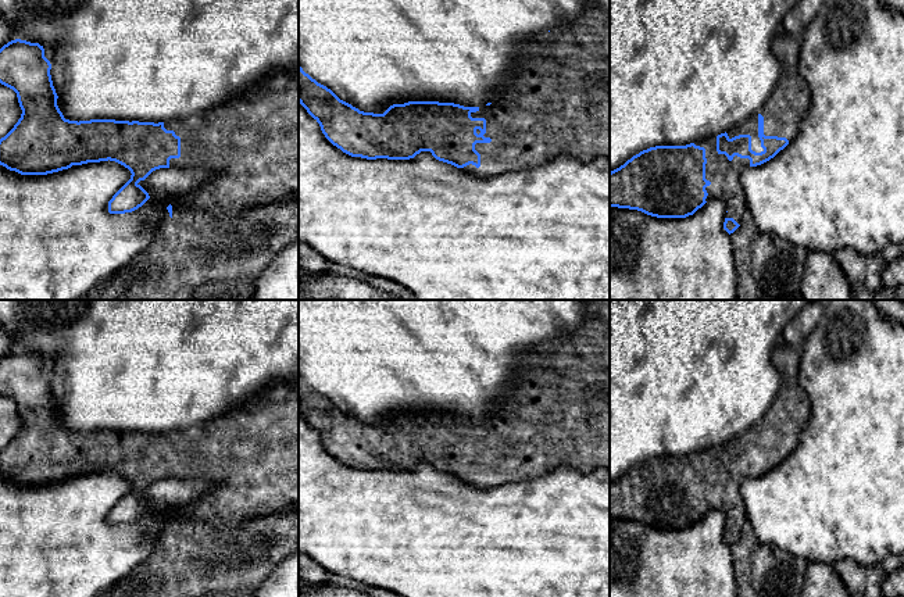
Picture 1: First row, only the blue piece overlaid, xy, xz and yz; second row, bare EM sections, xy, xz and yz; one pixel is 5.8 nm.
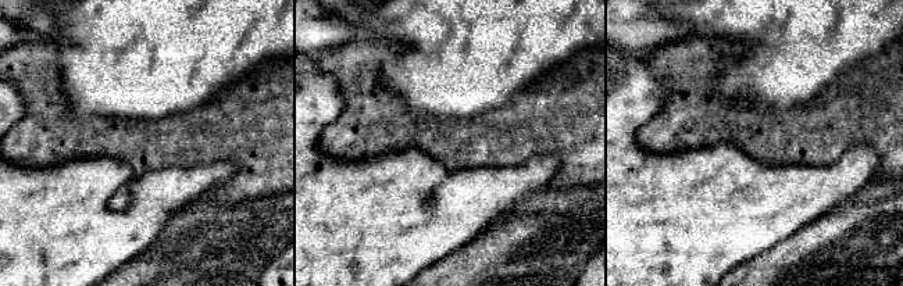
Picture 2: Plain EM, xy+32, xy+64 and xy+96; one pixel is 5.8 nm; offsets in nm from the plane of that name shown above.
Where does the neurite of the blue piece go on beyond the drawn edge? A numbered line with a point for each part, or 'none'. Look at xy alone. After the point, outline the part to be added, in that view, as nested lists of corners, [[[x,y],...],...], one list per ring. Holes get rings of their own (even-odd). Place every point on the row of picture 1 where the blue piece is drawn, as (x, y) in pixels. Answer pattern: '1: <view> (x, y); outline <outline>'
1: xy (249, 145); outline [[[276,69],[229,101],[187,118],[164,122],[164,128],[181,137],[181,157],[171,158],[169,168],[203,169],[211,175],[196,192],[172,204],[172,218],[197,210],[232,219],[250,208],[299,197],[299,69]]]

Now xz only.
1: xz (557, 100); outline [[[586,0],[585,11],[579,17],[555,31],[543,31],[530,37],[522,47],[519,64],[503,92],[500,94],[497,93],[497,97],[490,106],[480,107],[476,112],[471,112],[471,117],[486,119],[486,133],[483,136],[492,139],[490,143],[475,144],[475,150],[480,154],[480,167],[476,168],[469,164],[462,168],[472,175],[492,176],[511,169],[533,168],[561,153],[567,153],[583,162],[596,157],[610,160],[610,0]]]

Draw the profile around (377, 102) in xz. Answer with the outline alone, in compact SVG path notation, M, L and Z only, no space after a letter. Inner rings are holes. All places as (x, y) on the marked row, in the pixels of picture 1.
M299 0L299 65L340 100L364 112L383 114L390 106L408 101L454 103L480 108L503 92L519 64L522 47L530 37L571 22L585 7L586 0Z

